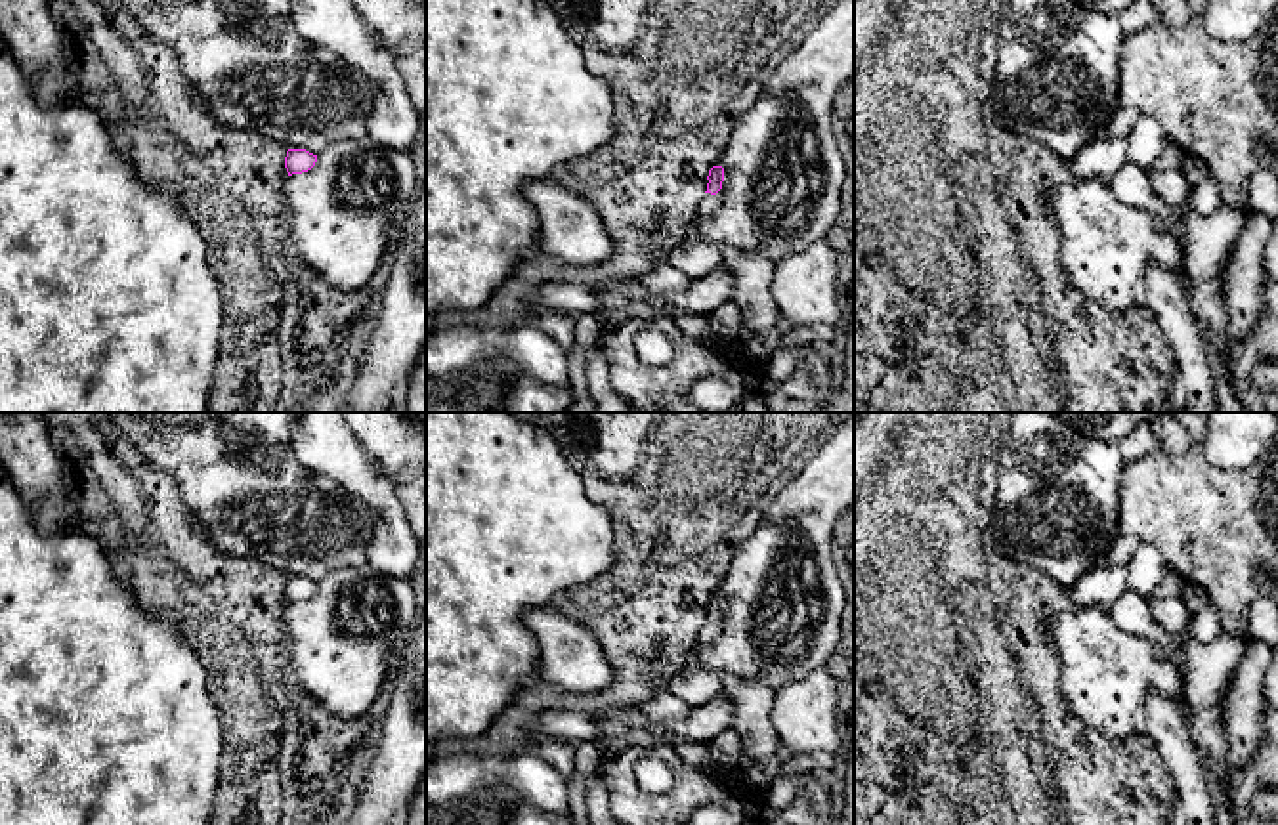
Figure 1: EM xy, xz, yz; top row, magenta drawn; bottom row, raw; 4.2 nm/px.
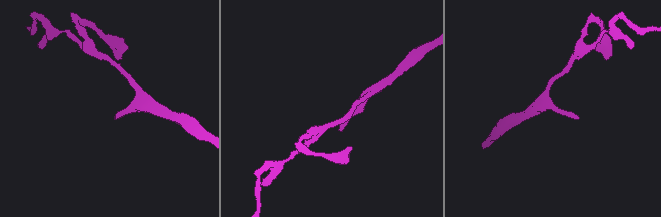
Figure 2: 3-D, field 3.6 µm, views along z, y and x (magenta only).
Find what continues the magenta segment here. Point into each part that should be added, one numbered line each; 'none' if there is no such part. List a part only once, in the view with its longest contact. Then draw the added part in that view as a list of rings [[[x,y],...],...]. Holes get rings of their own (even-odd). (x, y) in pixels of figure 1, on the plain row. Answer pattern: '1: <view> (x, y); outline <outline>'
1: xz (709, 631); outline [[[705,621],[703,623],[693,645],[686,651],[686,659],[684,659],[682,670],[695,672],[695,670],[703,670],[705,668],[699,653],[709,642],[713,642],[716,638],[718,621],[716,623]]]

